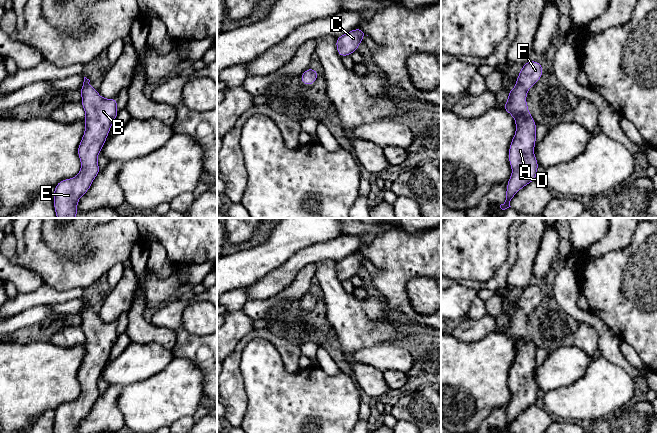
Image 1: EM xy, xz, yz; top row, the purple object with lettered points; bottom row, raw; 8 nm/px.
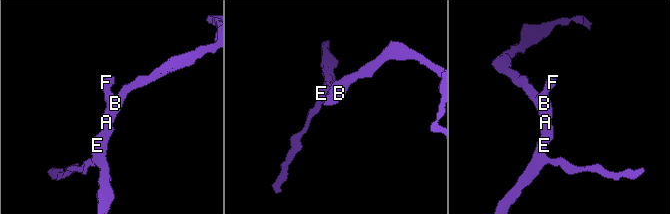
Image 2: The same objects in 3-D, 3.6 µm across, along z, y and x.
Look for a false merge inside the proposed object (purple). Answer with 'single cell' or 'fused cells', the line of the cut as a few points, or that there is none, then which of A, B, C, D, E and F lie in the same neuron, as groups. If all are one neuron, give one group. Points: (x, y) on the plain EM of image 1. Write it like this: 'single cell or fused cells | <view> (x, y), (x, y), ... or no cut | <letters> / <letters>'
single cell | no cut | A B C D E F

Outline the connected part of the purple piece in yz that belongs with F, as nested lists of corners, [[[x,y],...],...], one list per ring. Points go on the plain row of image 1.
[[[536,285],[523,289],[516,310],[509,314],[508,325],[502,333],[515,343],[516,356],[509,372],[509,387],[512,399],[507,407],[506,424],[501,433],[510,430],[511,423],[524,410],[536,404],[539,390],[534,379],[536,367],[536,346],[529,337],[526,327],[527,315],[542,301],[543,291]]]

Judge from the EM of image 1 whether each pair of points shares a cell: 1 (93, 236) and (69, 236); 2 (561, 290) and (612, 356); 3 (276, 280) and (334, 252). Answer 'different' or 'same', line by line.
1: different
2: same
3: same

